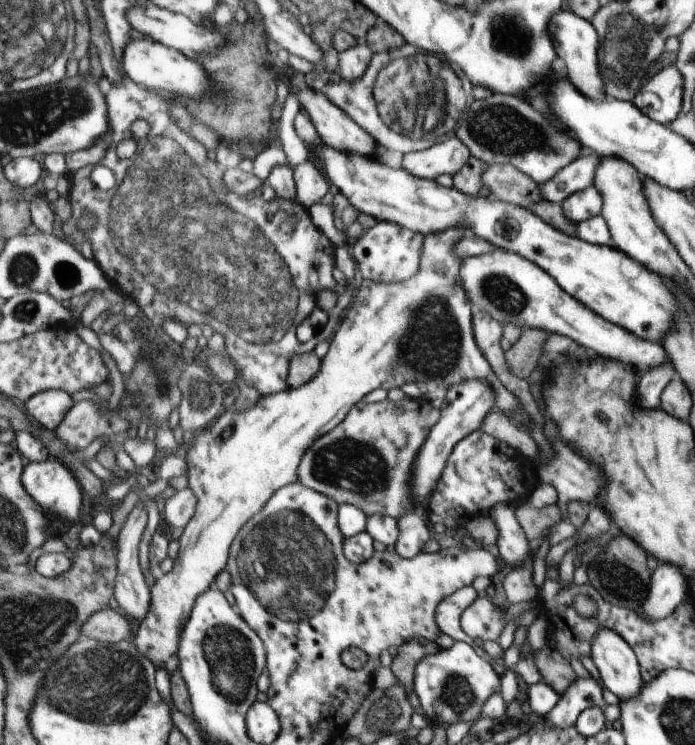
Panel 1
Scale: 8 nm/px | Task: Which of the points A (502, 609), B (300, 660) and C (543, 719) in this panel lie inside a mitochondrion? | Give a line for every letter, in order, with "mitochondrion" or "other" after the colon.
A: other
B: other
C: other

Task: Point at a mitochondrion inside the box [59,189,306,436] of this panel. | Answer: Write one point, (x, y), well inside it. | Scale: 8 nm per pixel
(158, 380)

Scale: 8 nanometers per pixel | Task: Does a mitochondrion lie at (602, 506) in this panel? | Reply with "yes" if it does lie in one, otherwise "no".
no

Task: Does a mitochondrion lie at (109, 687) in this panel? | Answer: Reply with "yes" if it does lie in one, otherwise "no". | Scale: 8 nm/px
yes

